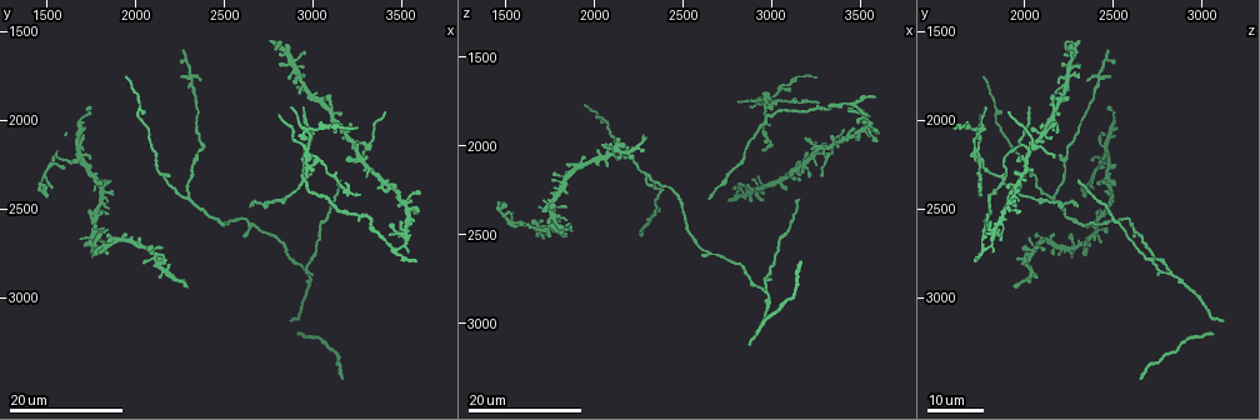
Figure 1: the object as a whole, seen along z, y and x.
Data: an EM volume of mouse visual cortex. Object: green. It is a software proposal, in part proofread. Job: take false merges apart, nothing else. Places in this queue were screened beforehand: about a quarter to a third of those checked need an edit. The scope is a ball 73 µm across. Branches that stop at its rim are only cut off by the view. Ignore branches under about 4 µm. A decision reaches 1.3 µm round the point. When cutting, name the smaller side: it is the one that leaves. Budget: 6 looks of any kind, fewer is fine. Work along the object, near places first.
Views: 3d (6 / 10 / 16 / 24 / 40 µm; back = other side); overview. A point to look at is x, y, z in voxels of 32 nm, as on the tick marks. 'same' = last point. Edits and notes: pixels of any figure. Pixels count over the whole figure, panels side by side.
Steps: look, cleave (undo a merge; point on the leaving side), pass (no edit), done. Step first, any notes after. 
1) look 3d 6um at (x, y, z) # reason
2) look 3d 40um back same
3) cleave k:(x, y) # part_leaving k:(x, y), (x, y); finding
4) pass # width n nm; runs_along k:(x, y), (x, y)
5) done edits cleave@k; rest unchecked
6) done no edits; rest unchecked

look 3d 24um at (2300, 1740, 2420) # looks like a crossing

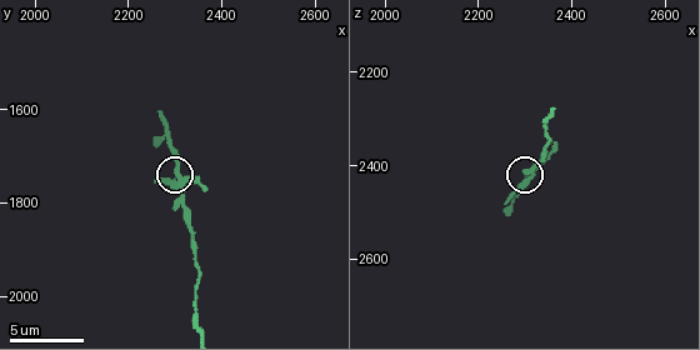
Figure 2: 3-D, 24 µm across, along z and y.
look 3d 6um same

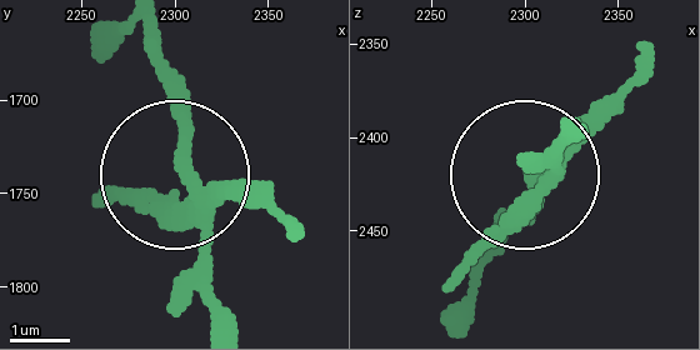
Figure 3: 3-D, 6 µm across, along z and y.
cleave 3:(264, 181) # part_leaving 3:(200, 208), (245, 193), (300, 233); a second neuron is stuck on

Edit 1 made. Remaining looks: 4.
look overview

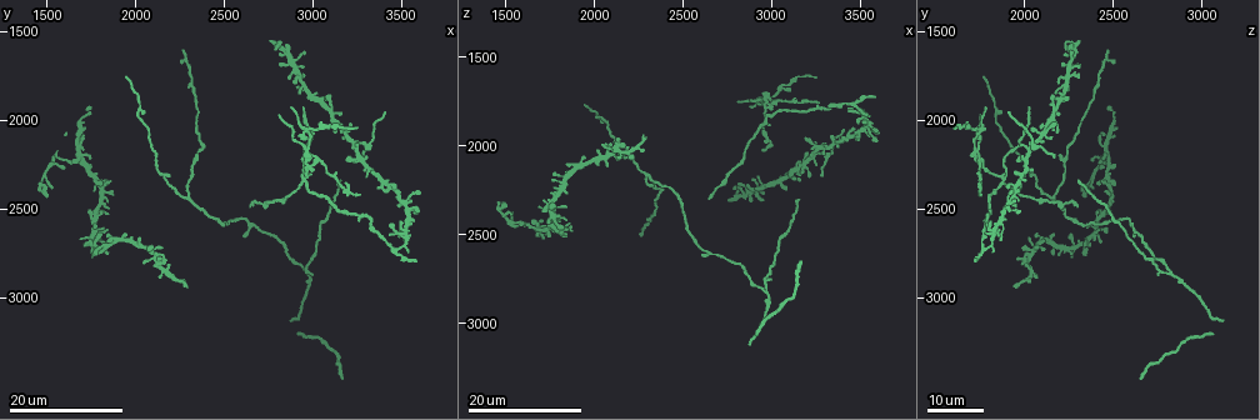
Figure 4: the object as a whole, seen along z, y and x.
look 3d 16um at (2300, 2440, 2160) # three-way junction

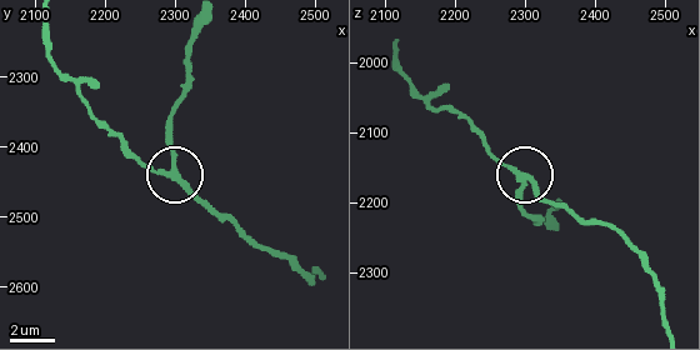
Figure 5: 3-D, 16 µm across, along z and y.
look 3d 10um at (2295, 2435, 2160)

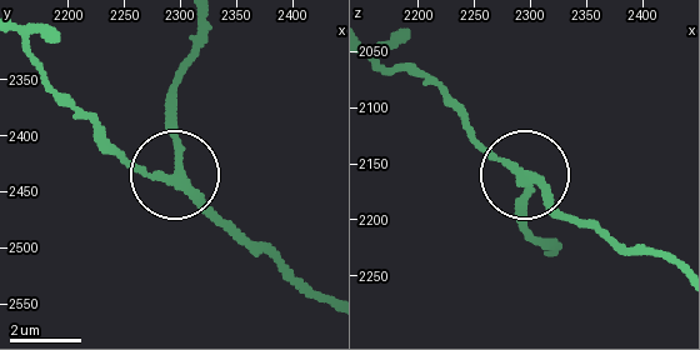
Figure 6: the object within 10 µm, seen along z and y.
look 3d 6um at (2298, 2434, 2164)

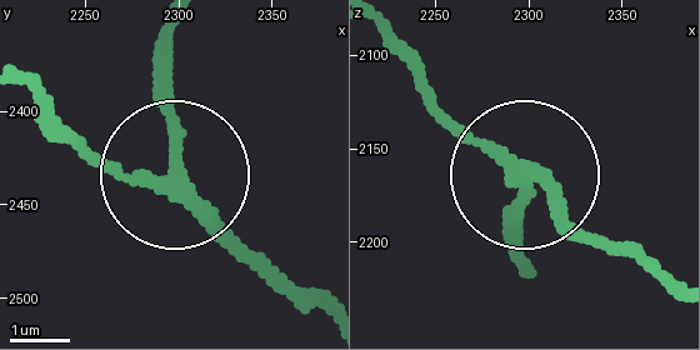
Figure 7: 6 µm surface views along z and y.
pass # arms 3; one neuron here

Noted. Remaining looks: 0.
done edits cleave@3; rest unchecked

